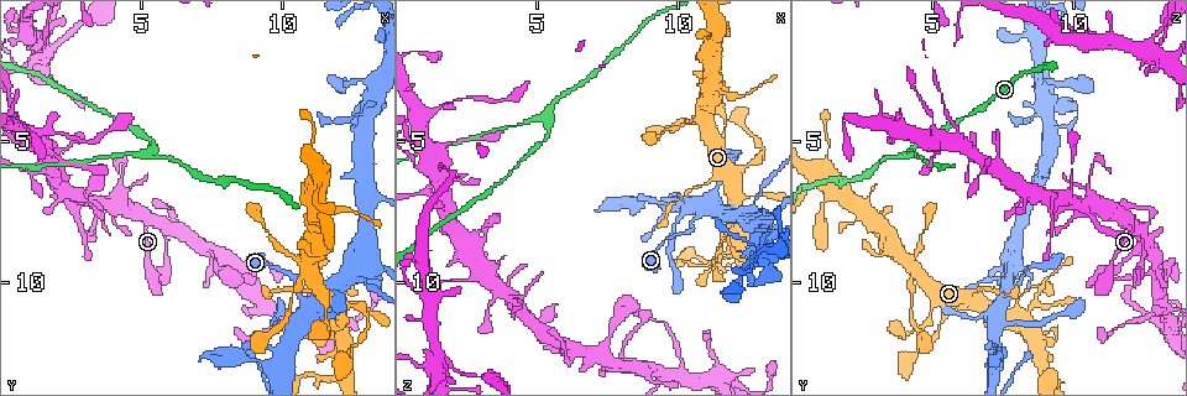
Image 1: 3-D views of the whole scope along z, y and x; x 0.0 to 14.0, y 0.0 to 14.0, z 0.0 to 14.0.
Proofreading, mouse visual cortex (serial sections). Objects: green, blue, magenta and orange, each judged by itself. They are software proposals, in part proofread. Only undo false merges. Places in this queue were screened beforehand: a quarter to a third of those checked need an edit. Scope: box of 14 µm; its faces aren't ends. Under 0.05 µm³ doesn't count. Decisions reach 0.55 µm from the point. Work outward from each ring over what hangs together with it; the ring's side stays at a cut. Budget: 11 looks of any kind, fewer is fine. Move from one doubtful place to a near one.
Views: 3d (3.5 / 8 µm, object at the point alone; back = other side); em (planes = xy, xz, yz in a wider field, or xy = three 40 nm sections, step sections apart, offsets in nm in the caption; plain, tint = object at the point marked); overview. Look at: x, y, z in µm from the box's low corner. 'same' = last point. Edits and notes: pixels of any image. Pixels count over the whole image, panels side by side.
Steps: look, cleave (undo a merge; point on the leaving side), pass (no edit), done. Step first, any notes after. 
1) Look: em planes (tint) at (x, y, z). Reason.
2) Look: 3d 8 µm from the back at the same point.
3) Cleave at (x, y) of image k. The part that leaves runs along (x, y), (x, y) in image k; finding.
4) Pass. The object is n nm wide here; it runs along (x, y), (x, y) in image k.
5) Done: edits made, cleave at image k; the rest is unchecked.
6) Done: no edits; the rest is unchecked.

Look: 3d 3.5 µm at (11.6, 13.3, 9.4). Sharp bend.

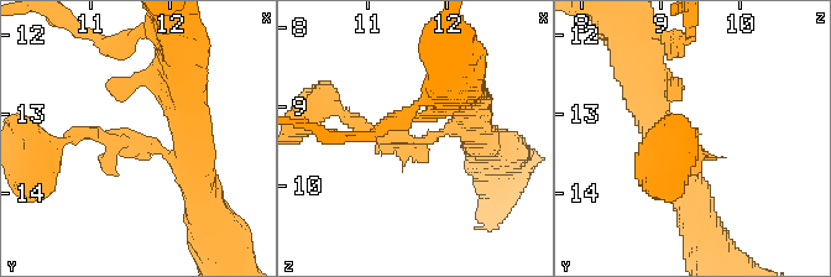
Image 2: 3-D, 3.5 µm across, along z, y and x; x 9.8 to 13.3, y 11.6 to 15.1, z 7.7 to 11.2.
Look: em planes (tint) at (11.60, 13.35, 9.45). Need the tissue.

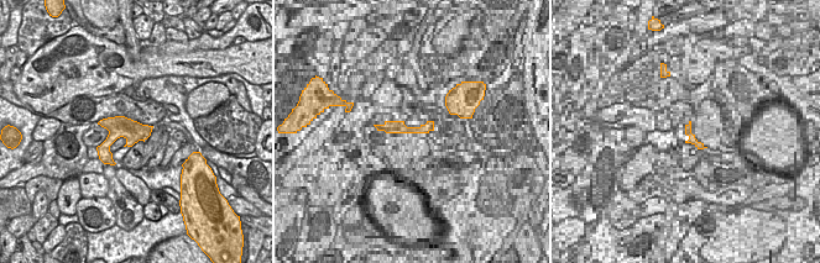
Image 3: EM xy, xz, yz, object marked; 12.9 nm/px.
Look: em xy step 2 (tint) at the same point.

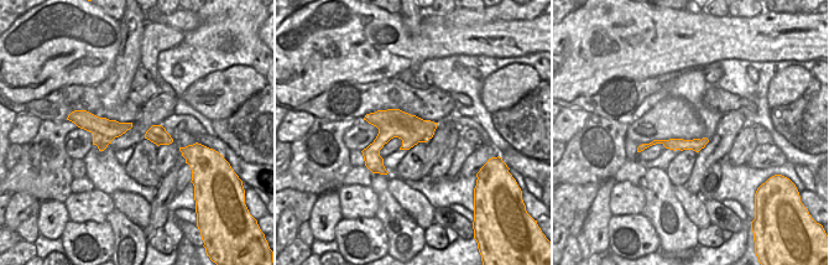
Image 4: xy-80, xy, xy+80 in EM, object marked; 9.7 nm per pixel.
Pass. The arms are 200, 400 nm wide; continuous, no second cell.

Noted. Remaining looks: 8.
Look: 3d 3.5 µm from the back at (11.1, 10.2, 6.5). Sudden change in width.

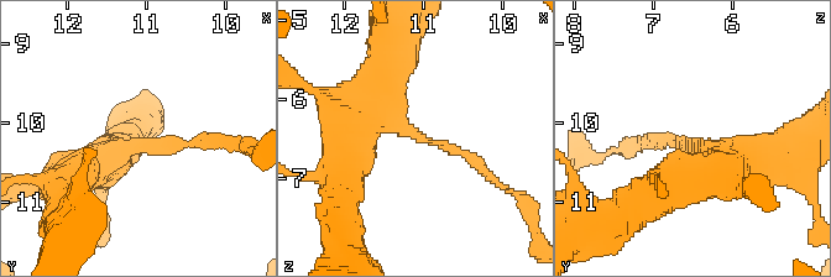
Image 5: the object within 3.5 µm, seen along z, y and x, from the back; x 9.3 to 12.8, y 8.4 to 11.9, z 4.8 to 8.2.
Look: em xy step 1 (tint) at (11.00, 10.30, 6.55). The arms are 150, 500 nm wide.

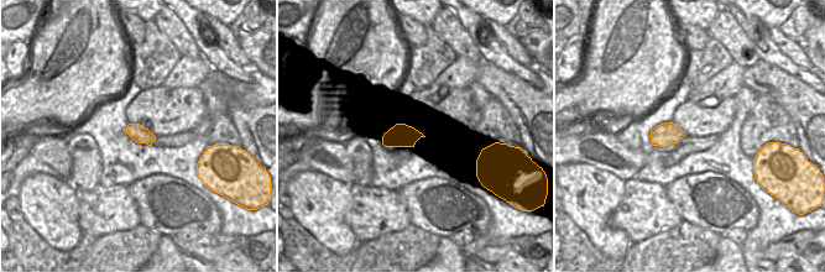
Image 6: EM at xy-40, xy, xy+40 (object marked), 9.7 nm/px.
Pass. It runs along (764, 153), (651, 142) in image 5; all the same cell.

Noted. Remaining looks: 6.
Look: 3d 3.5 µm at (10.1, 11.1, 13.4).

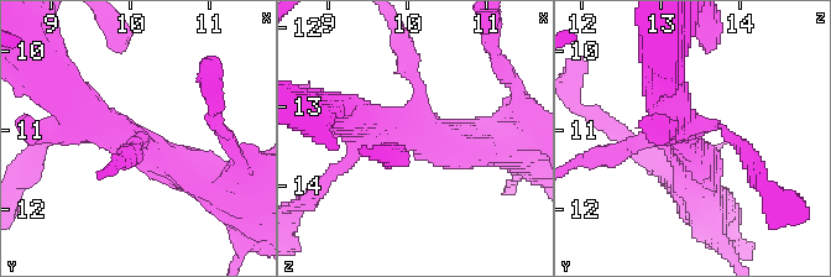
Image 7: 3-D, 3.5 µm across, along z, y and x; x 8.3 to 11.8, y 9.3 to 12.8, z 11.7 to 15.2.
Look: em xy step 5 (tint) at (10.15, 11.25, 13.35).

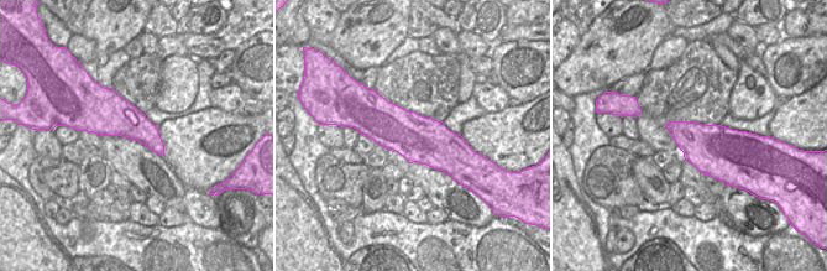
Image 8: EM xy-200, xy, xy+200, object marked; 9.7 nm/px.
Pass. 3 arms meet here; the arms are 200, 500, 500 nm wide; it runs along (74, 102), (97, 127), (207, 181) in image 7; continuous, no second cell.

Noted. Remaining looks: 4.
Look: 3d 3.5 µm at (10.8, 9.7, 4.3). Abrupt turn.

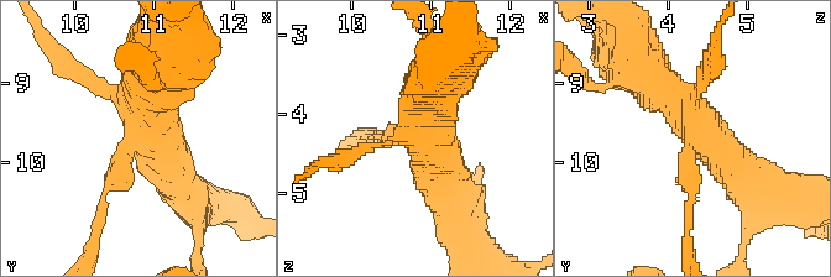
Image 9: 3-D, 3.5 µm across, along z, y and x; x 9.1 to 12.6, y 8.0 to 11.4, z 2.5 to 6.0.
Look: em xy step 1 (tint) at (10.75, 9.75, 4.30). 4 arms meet here; the arms are 100, 250, 500, 500 nm wide.

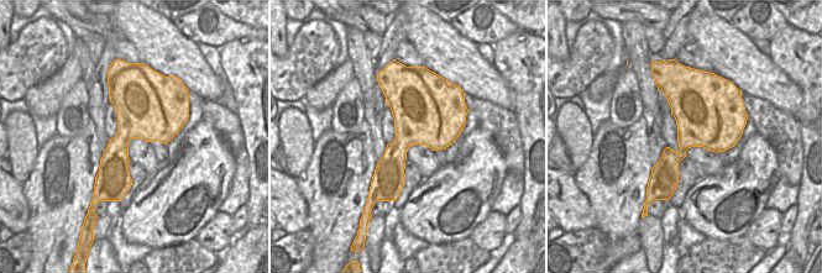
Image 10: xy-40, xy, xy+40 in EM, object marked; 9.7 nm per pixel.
Pass. It runs along (752, 186), (638, 63) in image 9; continuous, no second cell.

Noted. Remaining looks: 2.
Done: no edits; the rest is unchecked.

